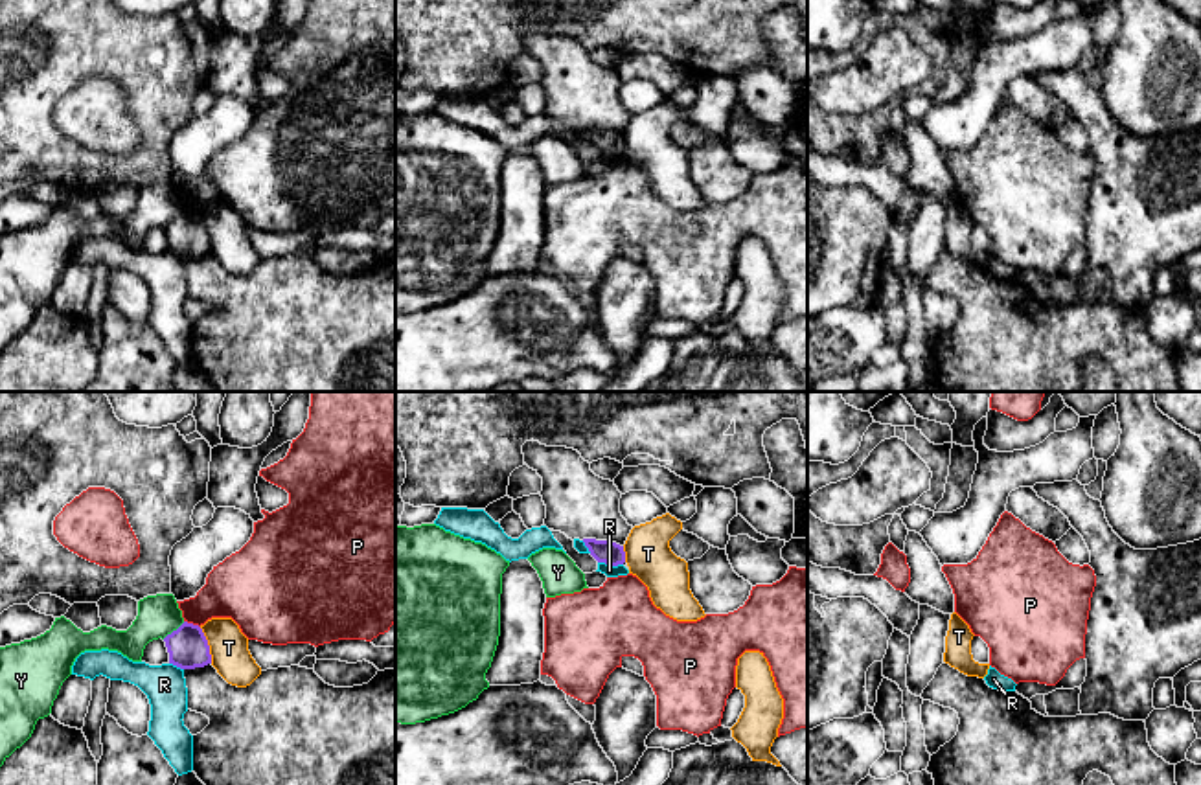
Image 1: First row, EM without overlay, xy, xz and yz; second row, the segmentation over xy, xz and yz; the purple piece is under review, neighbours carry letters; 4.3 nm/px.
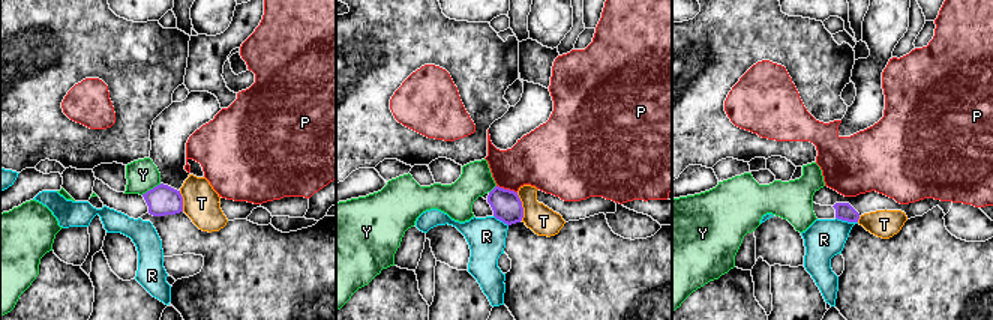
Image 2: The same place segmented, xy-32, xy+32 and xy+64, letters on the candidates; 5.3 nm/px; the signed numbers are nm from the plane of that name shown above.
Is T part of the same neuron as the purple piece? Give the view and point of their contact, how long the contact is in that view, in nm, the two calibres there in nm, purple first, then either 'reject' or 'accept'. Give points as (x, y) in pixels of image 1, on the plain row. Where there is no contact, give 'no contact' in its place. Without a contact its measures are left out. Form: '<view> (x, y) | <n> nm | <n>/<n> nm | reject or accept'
xy (208, 234) | 170 nm | 180/170 nm | reject

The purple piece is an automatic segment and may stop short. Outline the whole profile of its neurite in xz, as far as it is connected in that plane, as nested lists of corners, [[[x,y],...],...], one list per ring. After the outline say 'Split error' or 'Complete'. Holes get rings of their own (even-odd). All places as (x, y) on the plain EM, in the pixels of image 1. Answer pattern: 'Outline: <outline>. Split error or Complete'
Outline: [[[583,127],[583,131],[598,151],[605,151],[609,154],[618,154],[625,151],[623,134],[616,131],[596,127]]]. Complete

